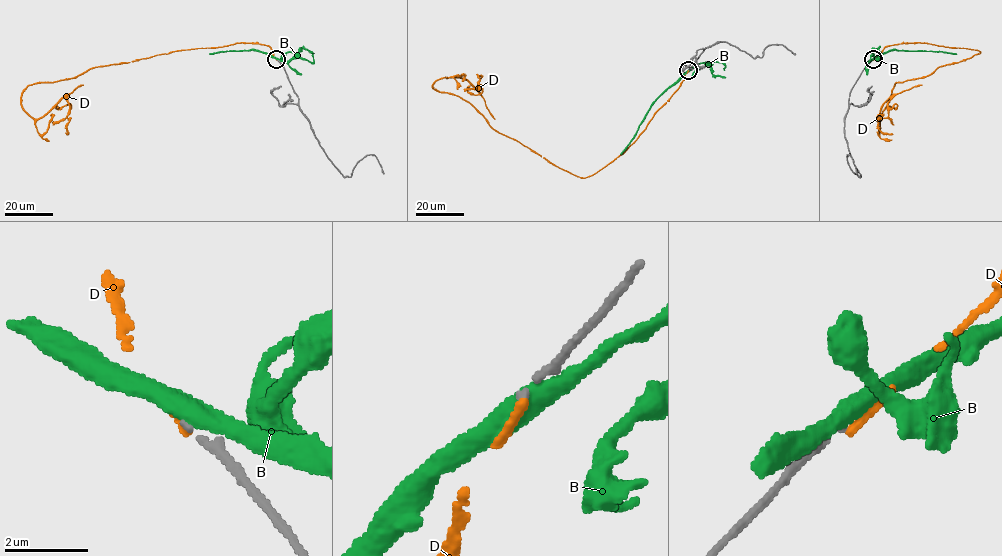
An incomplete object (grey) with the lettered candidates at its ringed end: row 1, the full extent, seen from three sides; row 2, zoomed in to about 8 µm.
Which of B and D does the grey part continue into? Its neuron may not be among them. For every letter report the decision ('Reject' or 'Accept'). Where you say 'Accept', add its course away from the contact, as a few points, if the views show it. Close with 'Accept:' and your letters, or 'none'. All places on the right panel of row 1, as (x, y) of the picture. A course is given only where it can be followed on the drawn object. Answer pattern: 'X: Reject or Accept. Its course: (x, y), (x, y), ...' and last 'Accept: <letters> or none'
B: Reject
D: Reject
Accept: none

